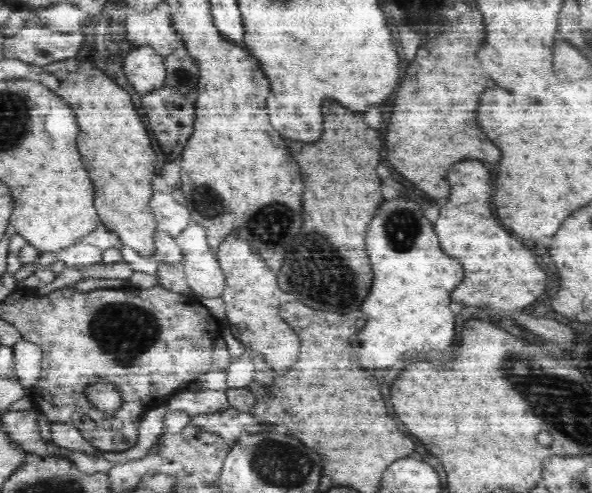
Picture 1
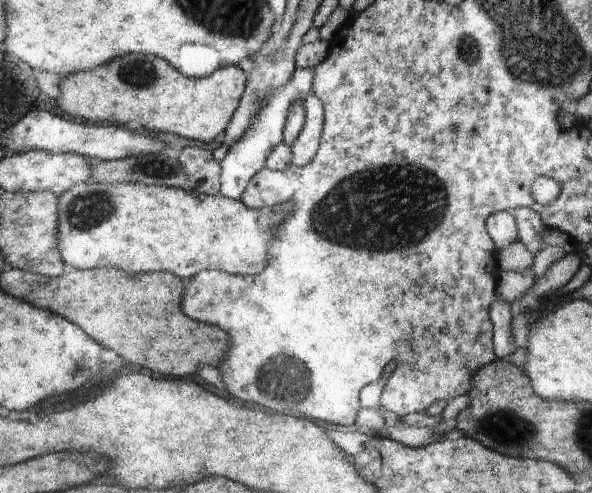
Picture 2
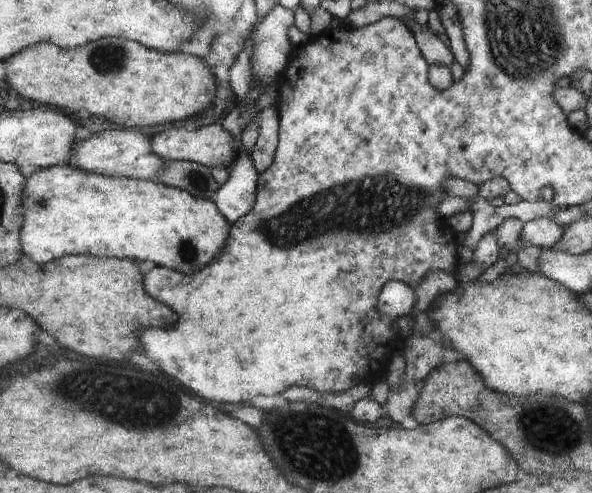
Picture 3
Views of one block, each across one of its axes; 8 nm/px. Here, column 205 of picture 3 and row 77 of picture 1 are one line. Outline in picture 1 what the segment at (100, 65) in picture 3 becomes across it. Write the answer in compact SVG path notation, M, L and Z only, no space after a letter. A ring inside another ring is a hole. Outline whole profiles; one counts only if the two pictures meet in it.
M84 60L76 72L68 72L57 93L74 106L78 118L78 148L96 186L94 206L100 223L145 259L155 256L153 236L158 228L149 206L153 196L152 178L156 176L156 154L130 95L90 60Z

